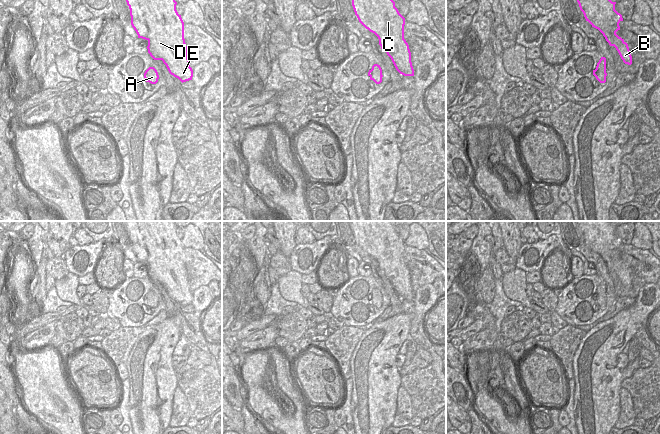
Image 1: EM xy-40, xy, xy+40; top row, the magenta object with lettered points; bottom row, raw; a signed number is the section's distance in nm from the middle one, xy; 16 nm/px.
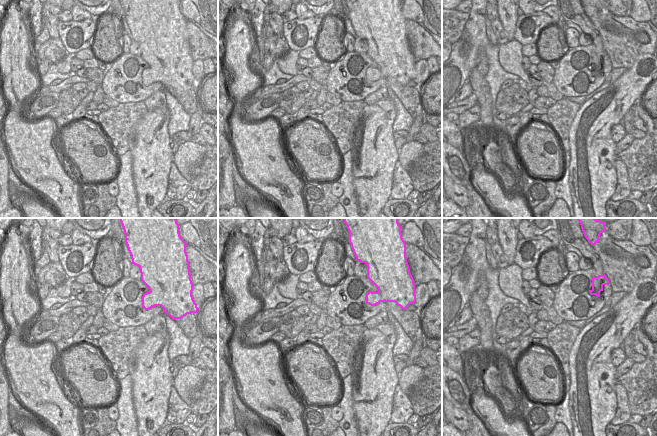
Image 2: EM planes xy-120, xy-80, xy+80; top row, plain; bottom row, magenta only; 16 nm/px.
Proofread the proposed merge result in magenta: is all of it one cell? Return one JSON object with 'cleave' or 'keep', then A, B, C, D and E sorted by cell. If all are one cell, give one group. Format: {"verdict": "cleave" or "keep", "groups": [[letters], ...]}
{"verdict": "keep", "groups": [["A", "B", "C", "D", "E"]]}

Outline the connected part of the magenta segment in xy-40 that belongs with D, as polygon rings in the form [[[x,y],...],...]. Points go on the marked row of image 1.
[[[126,0],[131,25],[138,38],[148,41],[148,53],[162,60],[169,73],[182,83],[192,80],[184,39],[184,22],[176,10],[175,0]]]

